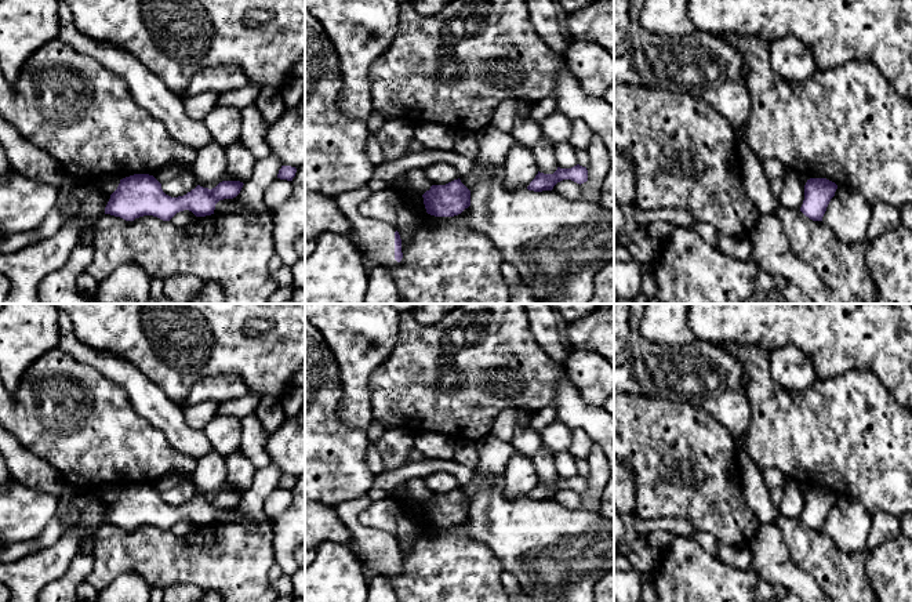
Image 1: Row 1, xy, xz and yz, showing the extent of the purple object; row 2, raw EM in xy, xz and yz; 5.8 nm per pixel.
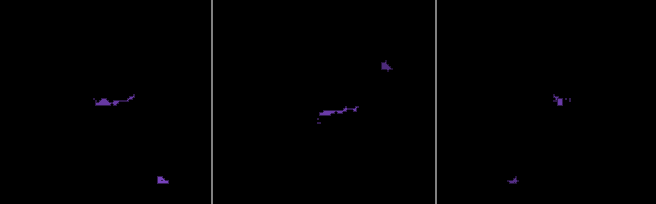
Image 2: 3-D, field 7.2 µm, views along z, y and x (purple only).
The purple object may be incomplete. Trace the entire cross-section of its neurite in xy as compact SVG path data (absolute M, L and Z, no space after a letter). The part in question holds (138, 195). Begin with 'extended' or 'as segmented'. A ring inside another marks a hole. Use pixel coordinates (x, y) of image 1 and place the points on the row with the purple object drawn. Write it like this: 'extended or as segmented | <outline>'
as segmented | M134 174L120 179L105 207L105 214L126 221L143 215L170 221L177 213L189 210L196 217L206 217L214 214L219 200L236 197L243 185L240 181L222 181L212 189L197 185L184 196L171 197L163 192L161 184L153 175Z

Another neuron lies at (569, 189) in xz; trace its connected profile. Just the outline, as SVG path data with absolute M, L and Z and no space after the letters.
M563 179L553 186L553 191L567 200L578 200L579 199L579 184L571 179Z

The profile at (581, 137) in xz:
M574 120L568 144L571 144L577 150L588 150L593 137L595 133L588 127L585 122Z

